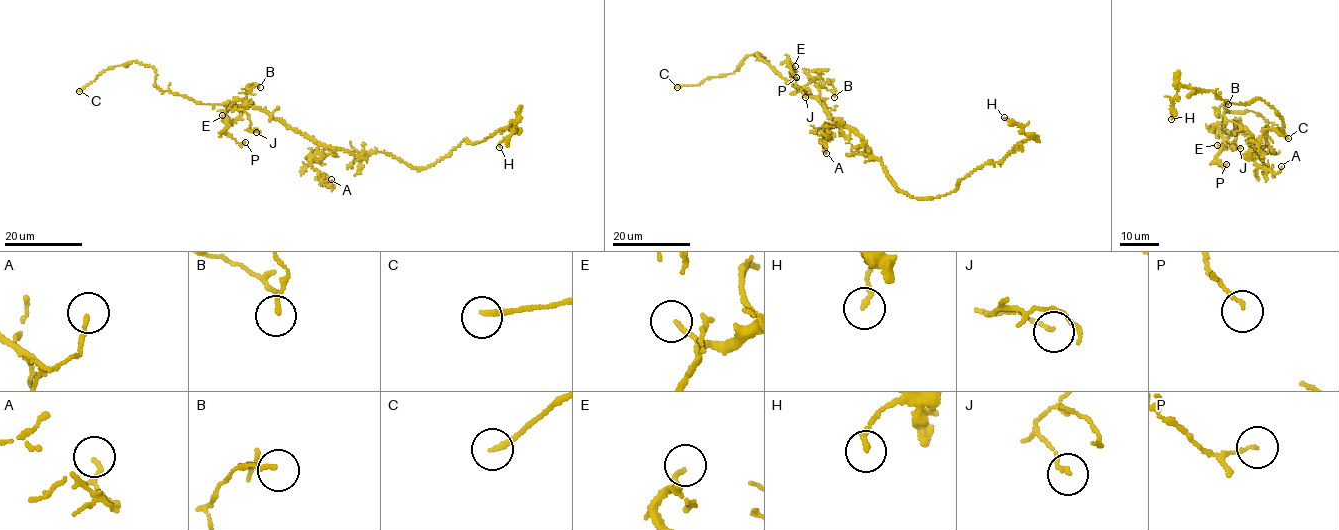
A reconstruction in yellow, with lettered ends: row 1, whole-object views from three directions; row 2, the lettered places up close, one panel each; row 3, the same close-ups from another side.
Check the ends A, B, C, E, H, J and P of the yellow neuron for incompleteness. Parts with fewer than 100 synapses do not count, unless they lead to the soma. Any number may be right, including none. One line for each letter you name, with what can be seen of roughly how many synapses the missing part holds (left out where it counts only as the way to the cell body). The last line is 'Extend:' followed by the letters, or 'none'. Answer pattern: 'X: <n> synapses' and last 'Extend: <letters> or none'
Extend: C

